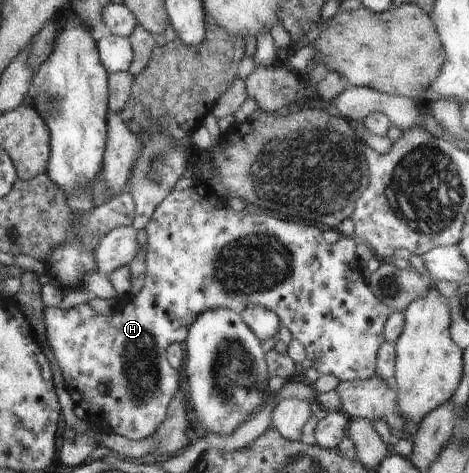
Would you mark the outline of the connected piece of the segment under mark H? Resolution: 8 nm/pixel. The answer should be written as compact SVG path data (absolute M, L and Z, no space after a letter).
M183 176L179 182L176 182L174 190L160 202L160 206L156 208L154 215L150 218L150 222L144 228L147 238L145 248L147 250L145 257L146 276L144 276L144 286L136 295L130 295L117 300L117 305L108 316L102 316L98 312L93 311L91 306L87 304L78 304L69 310L61 310L59 307L46 307L44 310L44 328L46 330L47 342L53 352L54 358L58 362L62 380L64 380L68 390L77 390L88 408L88 422L96 426L103 433L116 434L124 436L129 440L142 441L146 438L155 435L158 426L164 422L167 409L172 401L172 398L178 392L180 383L180 372L174 370L168 362L167 349L170 344L181 344L186 342L188 330L192 324L196 322L196 318L200 314L204 314L204 310L214 310L214 308L226 308L232 310L236 314L241 315L246 306L262 306L266 310L270 310L278 316L280 325L286 327L292 334L292 338L300 342L306 350L306 356L312 361L314 370L318 370L320 375L332 375L338 378L338 381L354 381L368 380L376 375L377 353L380 346L385 342L383 337L384 326L386 320L390 316L390 309L386 307L367 286L365 268L361 265L356 254L355 239L352 237L341 236L334 244L328 244L324 239L322 230L316 226L304 226L304 224L294 224L284 220L274 218L266 218L256 209L249 211L233 210L229 205L229 201L217 197L213 192L209 192L207 183L202 178L197 176L186 178Z

